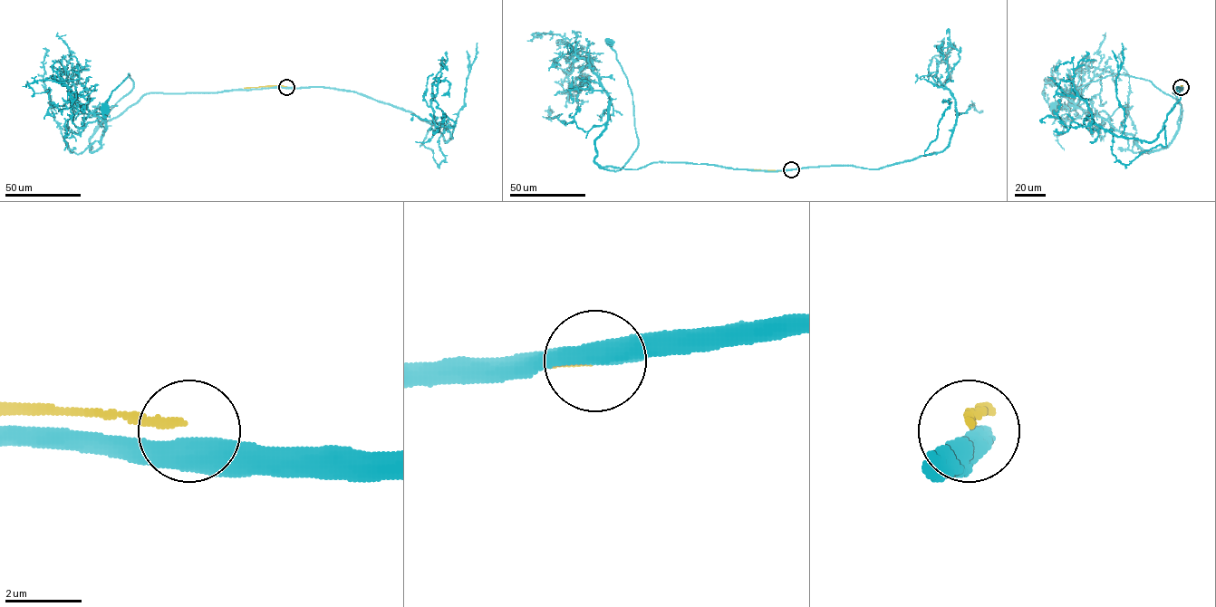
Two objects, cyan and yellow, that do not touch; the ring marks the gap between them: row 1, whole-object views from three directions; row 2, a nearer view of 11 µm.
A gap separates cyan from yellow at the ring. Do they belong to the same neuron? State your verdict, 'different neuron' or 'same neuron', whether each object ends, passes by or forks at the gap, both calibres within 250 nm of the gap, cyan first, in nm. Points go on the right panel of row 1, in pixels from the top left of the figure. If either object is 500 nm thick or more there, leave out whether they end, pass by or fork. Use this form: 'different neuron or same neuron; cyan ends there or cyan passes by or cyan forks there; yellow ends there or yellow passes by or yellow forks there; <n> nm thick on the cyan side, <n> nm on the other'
different neuron; 550 nm thick on the cyan side, 190 nm on the other

